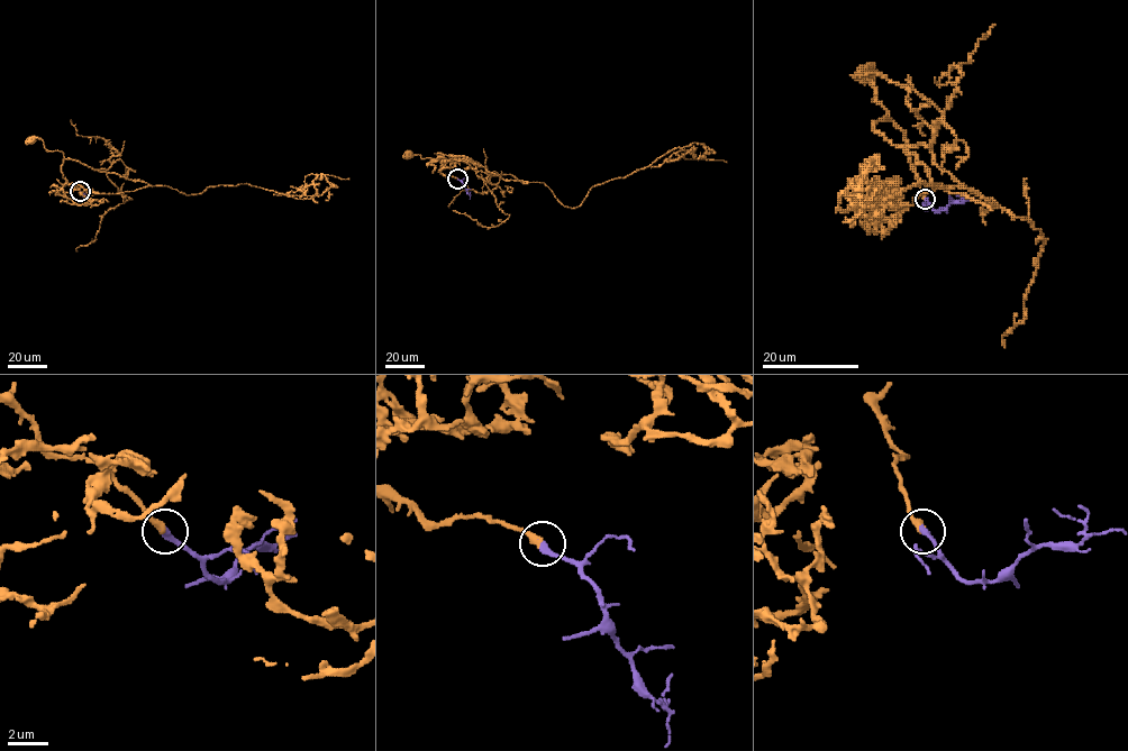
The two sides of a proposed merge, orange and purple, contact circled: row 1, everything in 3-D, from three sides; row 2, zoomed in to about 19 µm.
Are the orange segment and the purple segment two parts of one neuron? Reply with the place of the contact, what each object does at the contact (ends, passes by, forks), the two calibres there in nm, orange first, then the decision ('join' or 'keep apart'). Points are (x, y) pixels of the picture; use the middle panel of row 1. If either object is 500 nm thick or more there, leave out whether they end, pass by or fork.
(457, 179) | orange ends | purple ends | 360/320 nm | join

